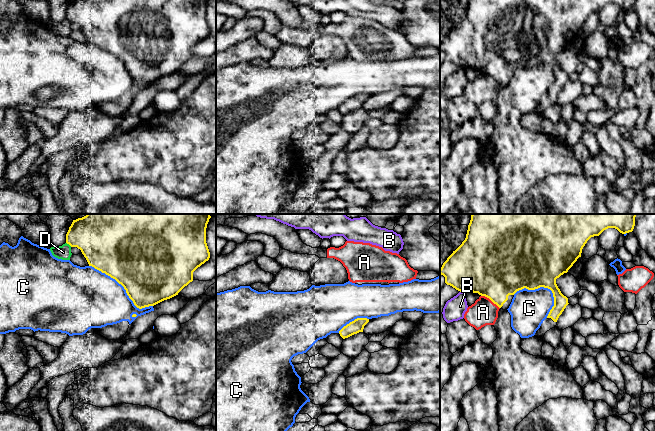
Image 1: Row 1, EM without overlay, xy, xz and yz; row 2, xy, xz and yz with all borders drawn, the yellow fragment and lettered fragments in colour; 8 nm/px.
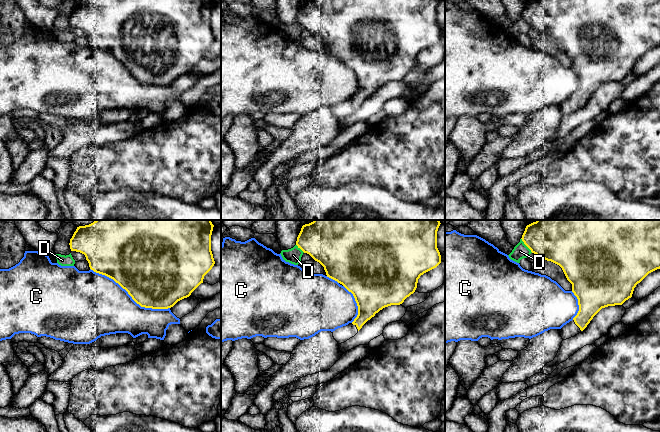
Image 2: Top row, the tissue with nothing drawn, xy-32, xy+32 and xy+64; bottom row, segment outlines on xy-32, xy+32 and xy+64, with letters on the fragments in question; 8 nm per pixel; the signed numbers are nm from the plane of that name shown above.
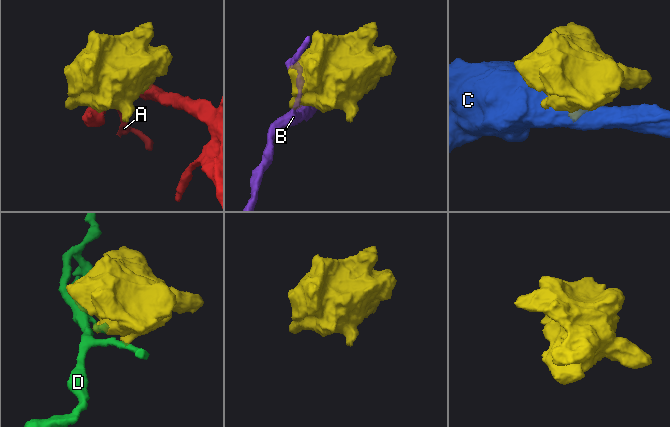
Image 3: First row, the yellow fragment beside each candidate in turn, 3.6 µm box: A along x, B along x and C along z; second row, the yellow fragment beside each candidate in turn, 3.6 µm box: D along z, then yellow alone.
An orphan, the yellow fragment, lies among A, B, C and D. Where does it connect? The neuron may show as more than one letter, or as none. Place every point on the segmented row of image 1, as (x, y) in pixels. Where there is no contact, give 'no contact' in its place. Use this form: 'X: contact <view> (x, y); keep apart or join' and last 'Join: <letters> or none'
A: contact yz (490, 299); keep apart
B: contact yz (462, 291); keep apart
C: contact xy (124, 288); keep apart
D: contact xy (69, 244); keep apart
Join: none

